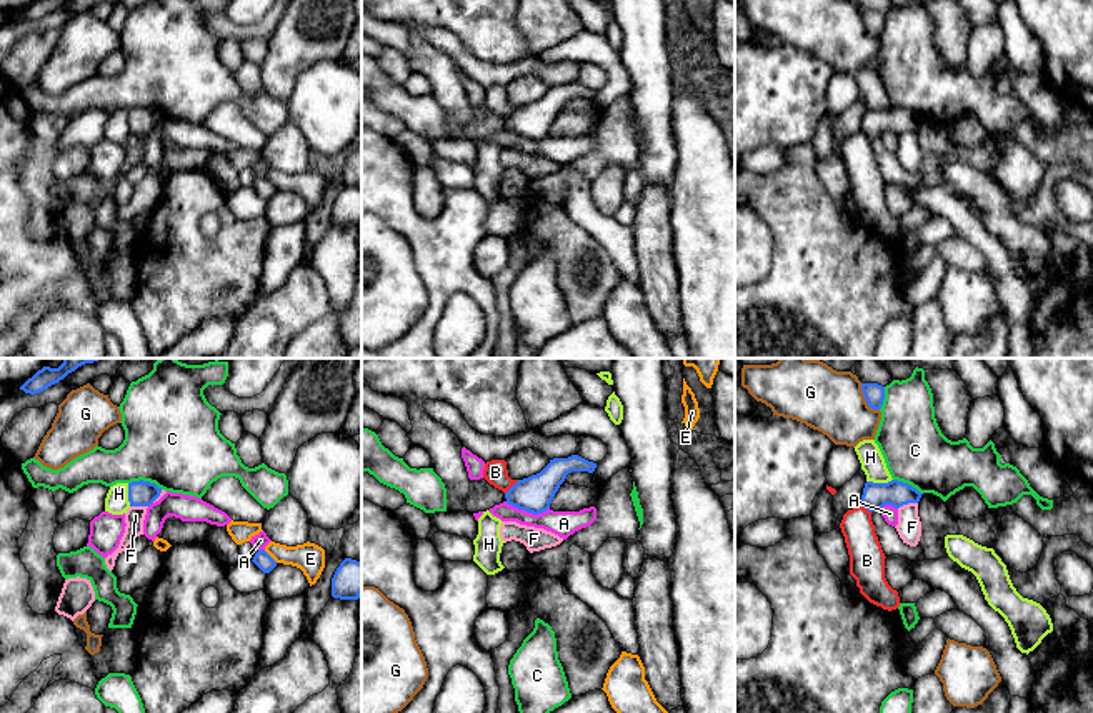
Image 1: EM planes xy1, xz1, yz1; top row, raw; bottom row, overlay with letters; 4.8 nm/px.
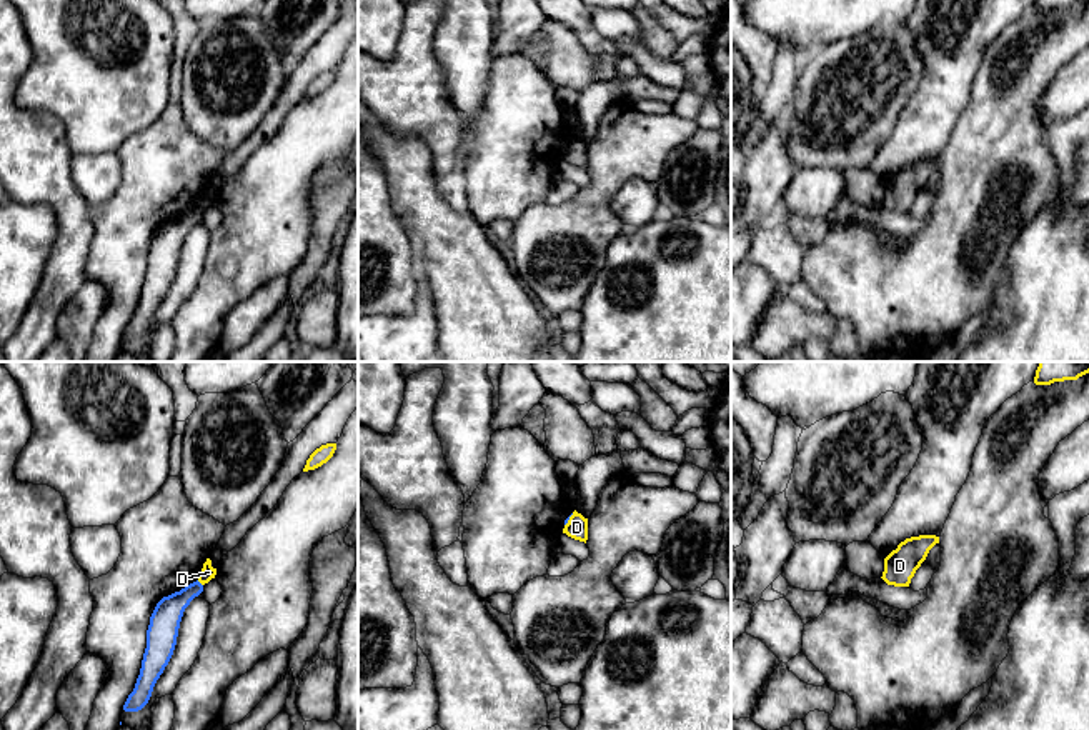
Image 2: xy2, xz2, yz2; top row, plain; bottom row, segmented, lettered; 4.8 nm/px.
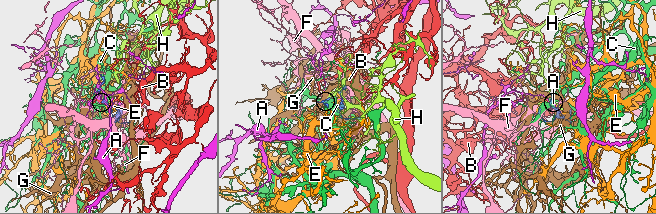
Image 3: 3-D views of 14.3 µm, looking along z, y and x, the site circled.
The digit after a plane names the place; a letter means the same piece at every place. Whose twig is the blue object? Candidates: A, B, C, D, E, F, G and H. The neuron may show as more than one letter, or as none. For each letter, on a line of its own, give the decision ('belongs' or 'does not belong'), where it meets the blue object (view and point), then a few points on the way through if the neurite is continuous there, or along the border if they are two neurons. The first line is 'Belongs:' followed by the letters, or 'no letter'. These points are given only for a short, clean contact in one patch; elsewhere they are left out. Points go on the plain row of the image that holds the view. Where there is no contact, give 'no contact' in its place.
Belongs: D
A: does not belong; meets blue in xz1 at (527, 137)
B: does not belong; meets blue in xz1 at (512, 114); border along xz1 (519, 107), (505, 120)
C: does not belong; meets blue in xy1 at (145, 109)
D: belongs; meets blue in xy2 at (200, 210); runs through xy2 (165, 247), (200, 210), (208, 199)
E: does not belong; meets blue in xy1 at (269, 182)
F: does not belong; meets blue in yz1 at (907, 130); border along yz1 (917, 129), (908, 129), (898, 135)
G: does not belong; meets blue in yz1 at (865, 25)
H: does not belong; meets blue in yz1 at (878, 110)

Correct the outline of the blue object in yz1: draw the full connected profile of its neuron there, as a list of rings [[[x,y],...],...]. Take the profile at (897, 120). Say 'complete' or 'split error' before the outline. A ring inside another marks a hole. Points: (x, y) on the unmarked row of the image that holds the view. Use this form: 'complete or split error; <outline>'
complete; [[[891,107],[888,110],[866,108],[860,132],[868,138],[881,137],[885,132],[900,135],[908,130],[918,130],[923,120],[908,110]]]

